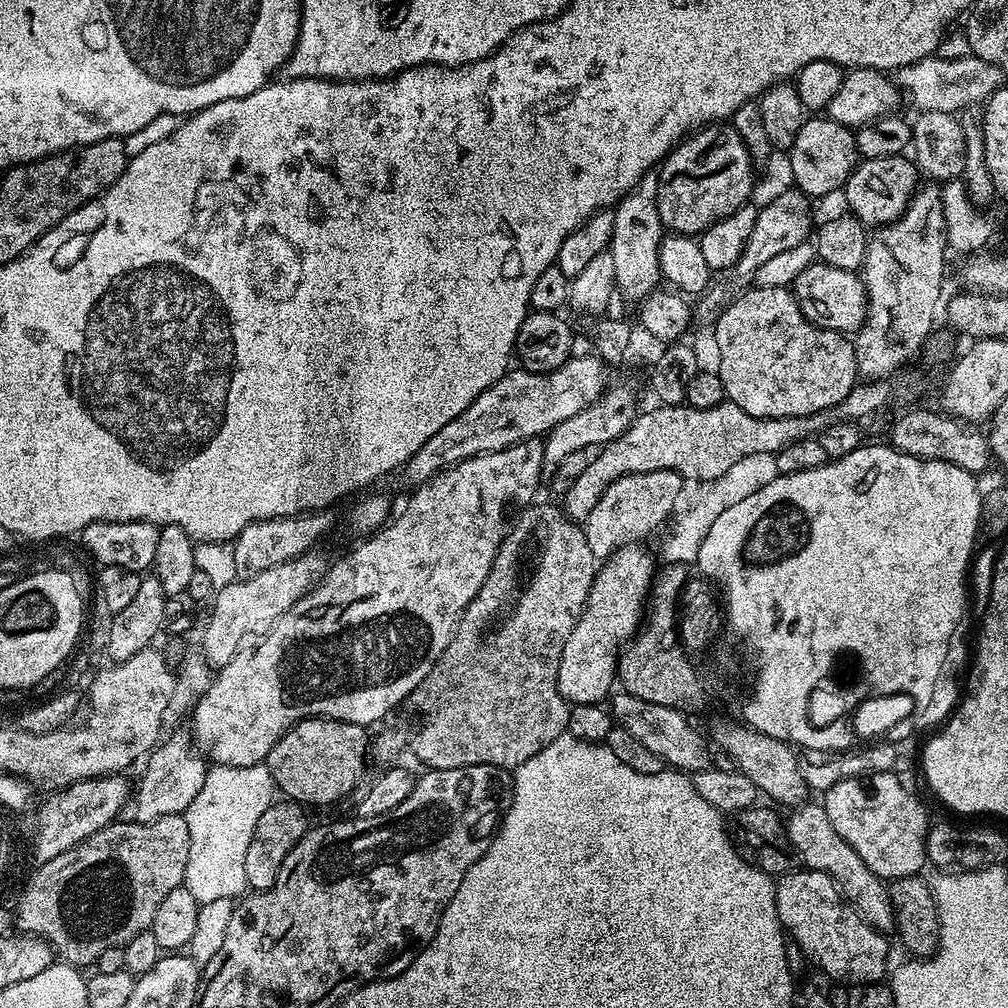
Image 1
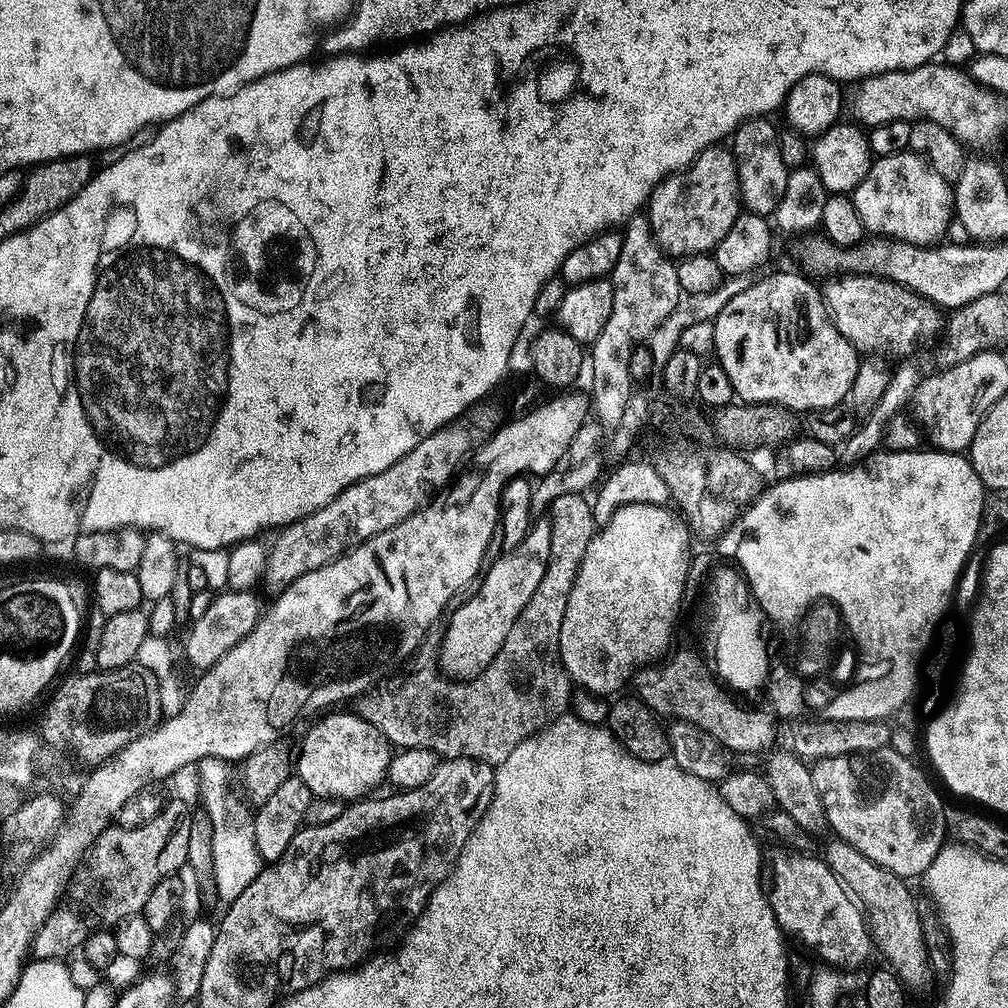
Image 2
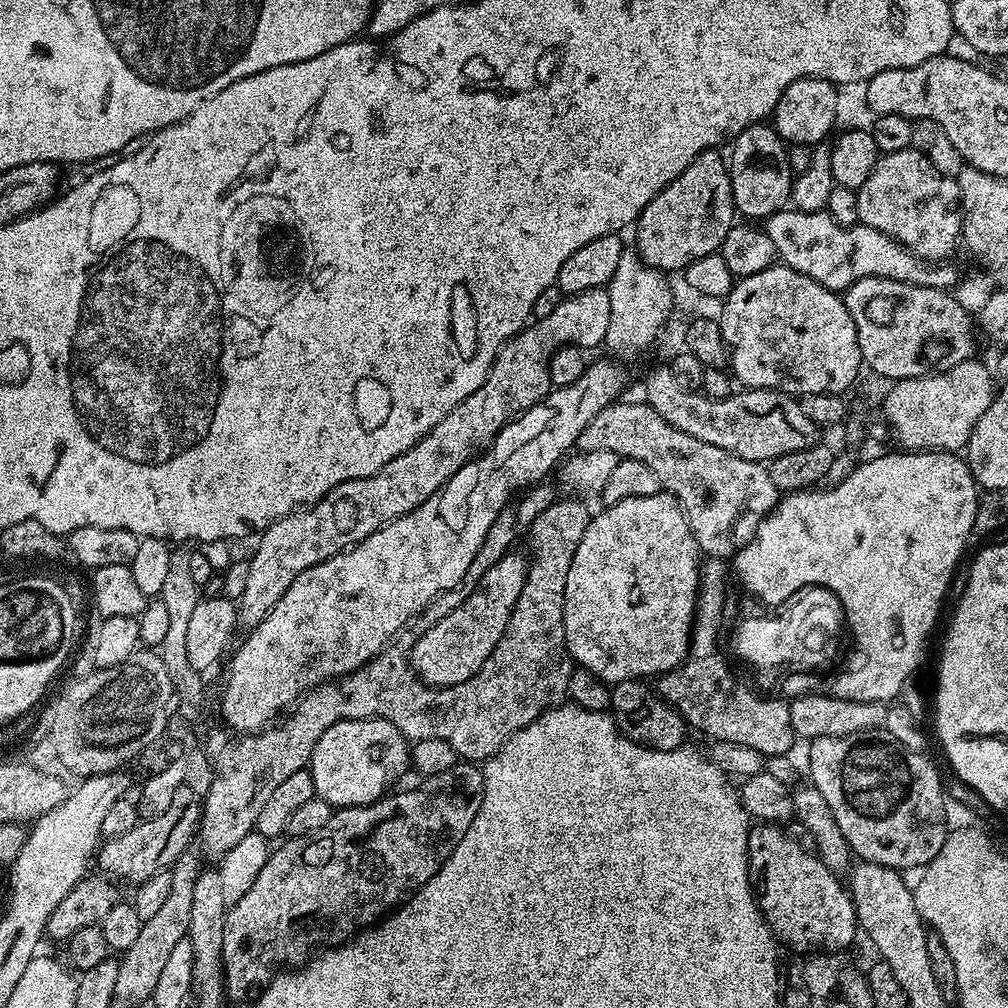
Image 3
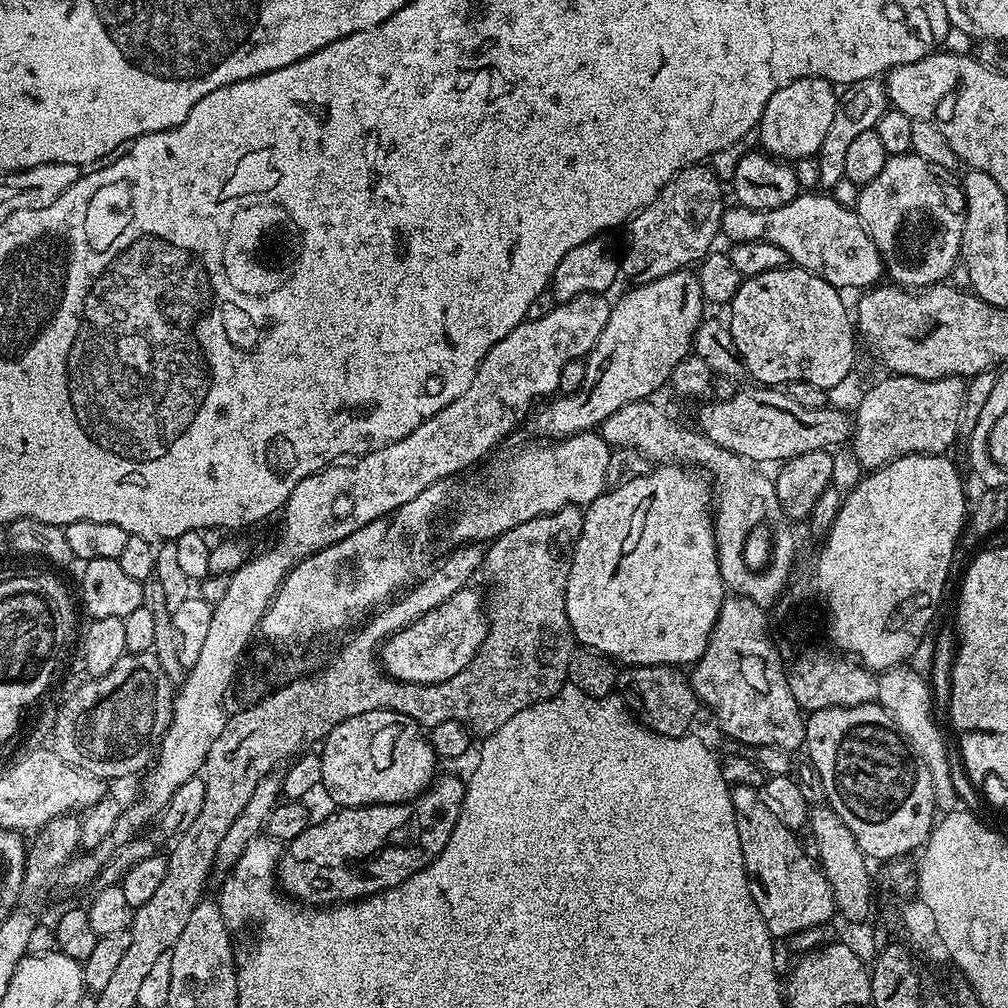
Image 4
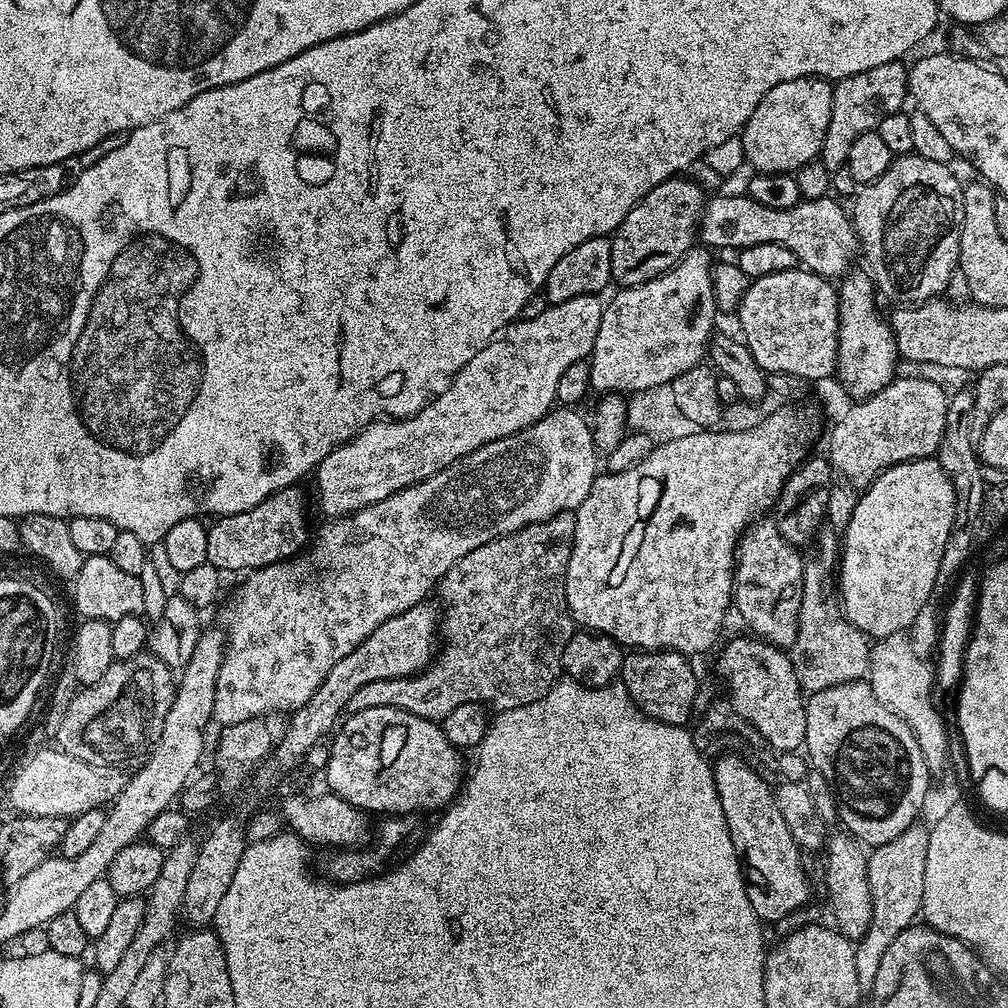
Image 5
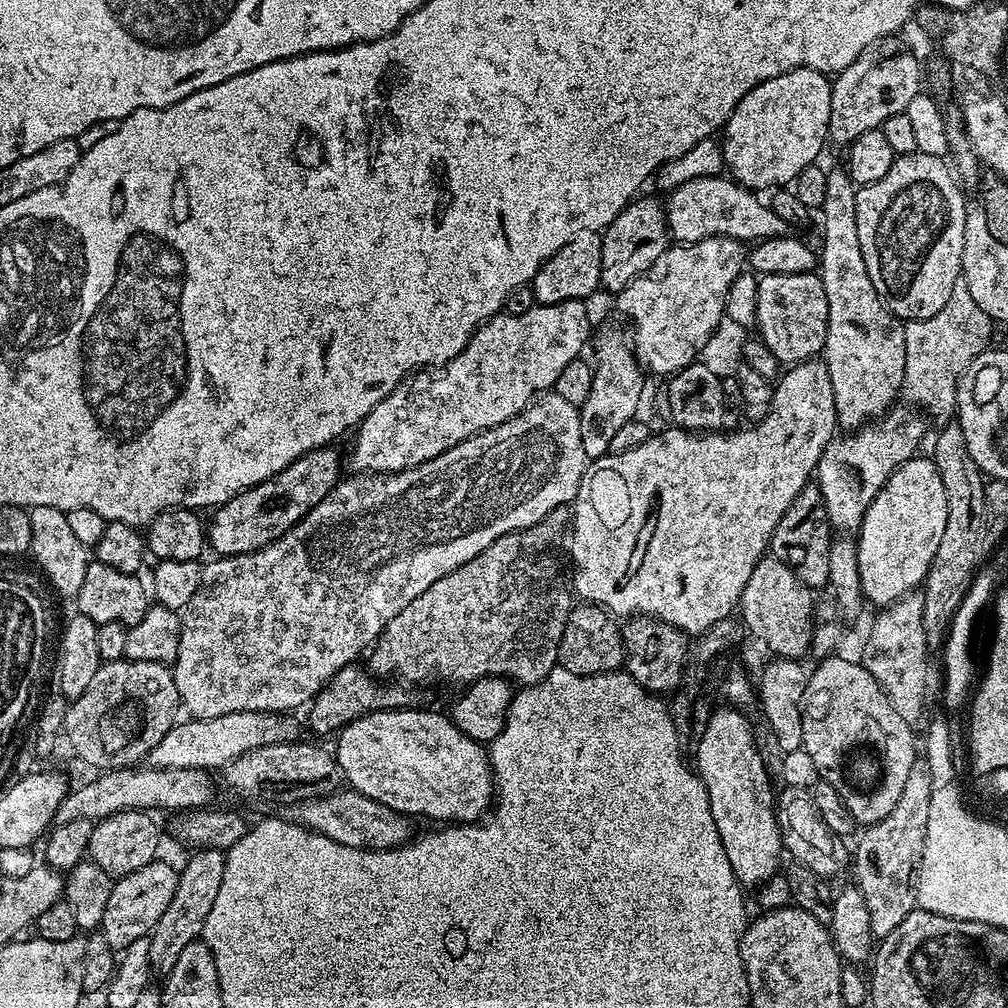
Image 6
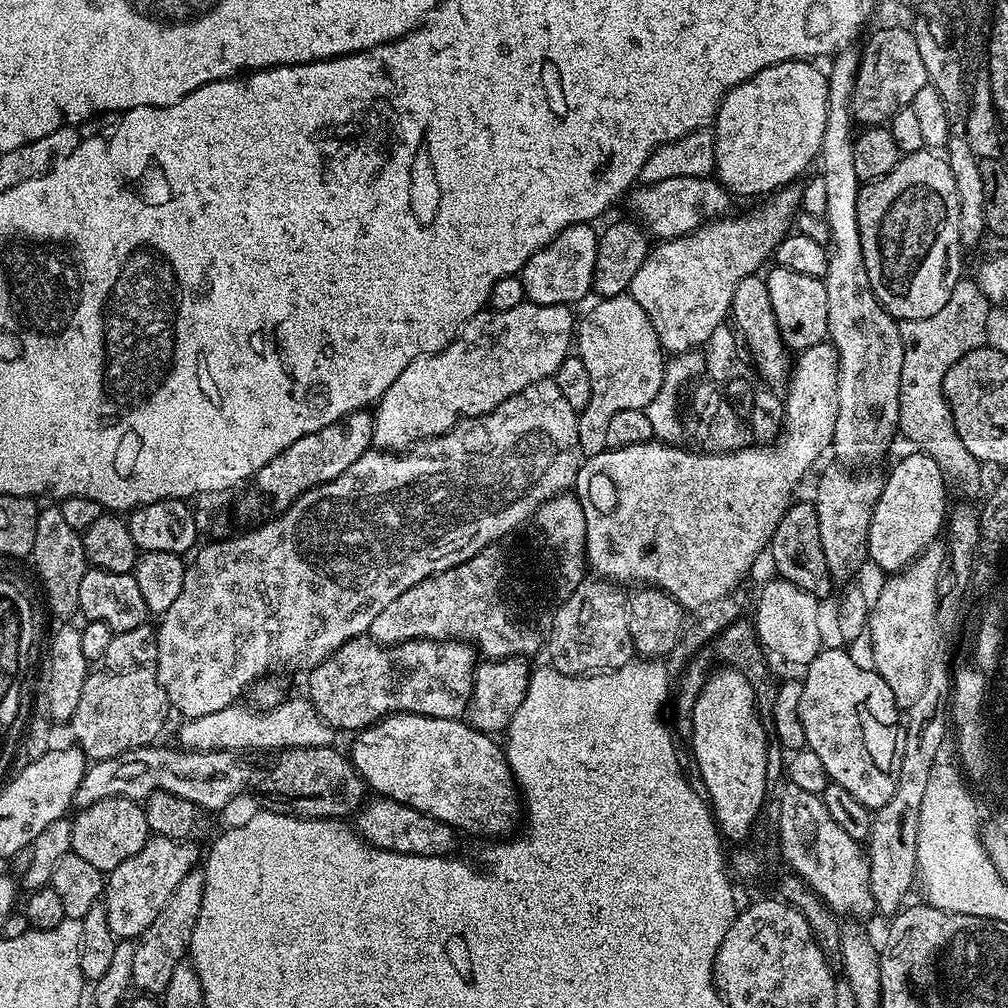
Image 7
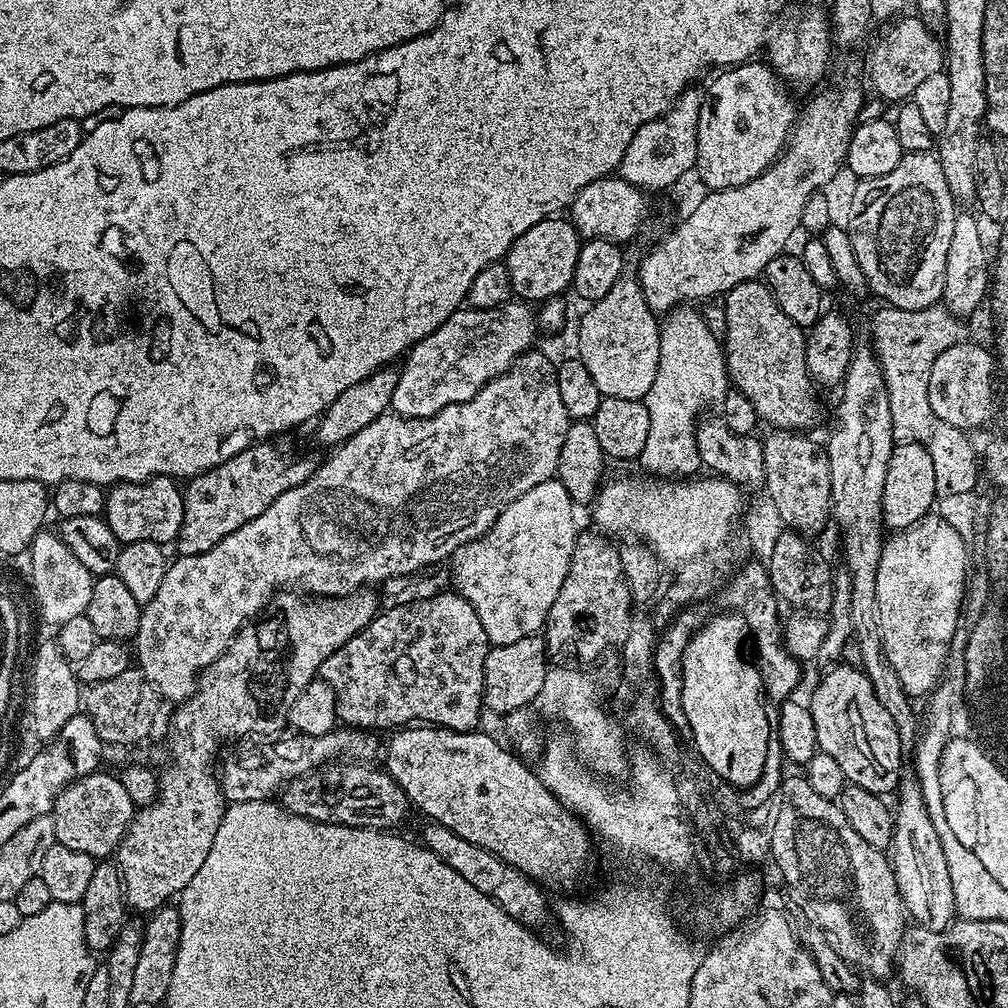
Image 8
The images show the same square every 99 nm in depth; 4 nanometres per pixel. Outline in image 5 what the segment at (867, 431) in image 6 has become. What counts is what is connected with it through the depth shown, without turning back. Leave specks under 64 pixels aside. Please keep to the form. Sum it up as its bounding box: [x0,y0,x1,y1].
[826,376,949,486]

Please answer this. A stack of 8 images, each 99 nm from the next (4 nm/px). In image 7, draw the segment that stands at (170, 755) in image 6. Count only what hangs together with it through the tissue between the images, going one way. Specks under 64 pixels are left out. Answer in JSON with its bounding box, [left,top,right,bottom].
[180,695,333,753]

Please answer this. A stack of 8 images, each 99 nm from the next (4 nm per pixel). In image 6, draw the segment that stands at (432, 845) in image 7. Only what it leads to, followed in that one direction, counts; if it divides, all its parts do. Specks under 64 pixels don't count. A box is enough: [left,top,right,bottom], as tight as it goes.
[280,788,414,852]

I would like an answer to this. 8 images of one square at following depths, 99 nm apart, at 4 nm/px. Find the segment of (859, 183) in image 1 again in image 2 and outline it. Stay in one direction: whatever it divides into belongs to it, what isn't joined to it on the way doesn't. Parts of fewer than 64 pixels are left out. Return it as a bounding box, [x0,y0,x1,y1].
[850,150,954,246]

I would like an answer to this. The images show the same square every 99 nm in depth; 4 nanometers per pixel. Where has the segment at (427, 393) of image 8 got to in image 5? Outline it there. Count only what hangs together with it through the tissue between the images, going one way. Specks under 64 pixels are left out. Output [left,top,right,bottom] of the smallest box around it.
[314,295,605,517]

